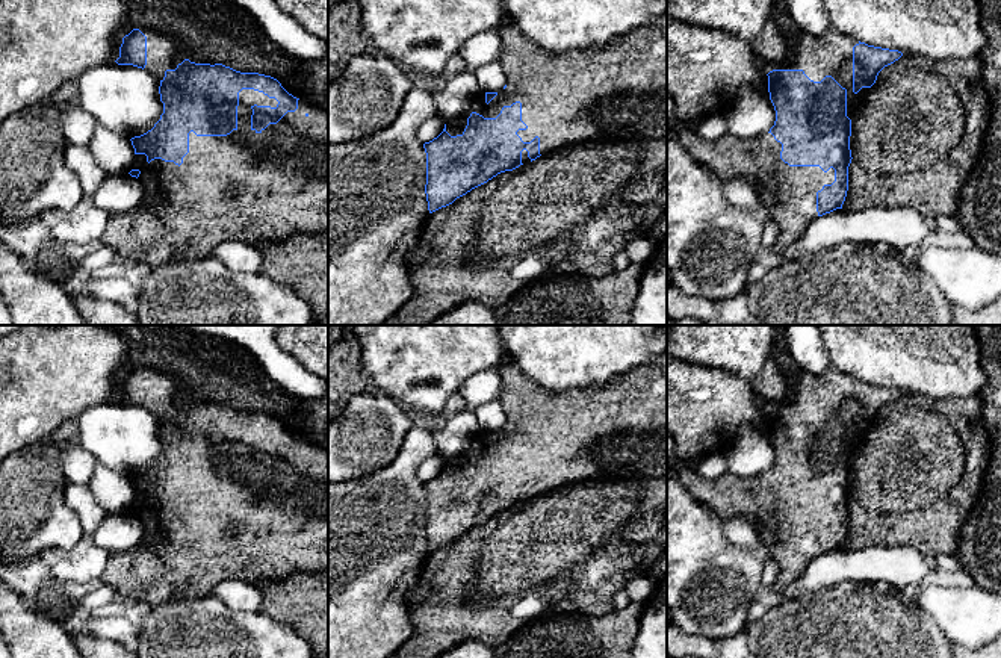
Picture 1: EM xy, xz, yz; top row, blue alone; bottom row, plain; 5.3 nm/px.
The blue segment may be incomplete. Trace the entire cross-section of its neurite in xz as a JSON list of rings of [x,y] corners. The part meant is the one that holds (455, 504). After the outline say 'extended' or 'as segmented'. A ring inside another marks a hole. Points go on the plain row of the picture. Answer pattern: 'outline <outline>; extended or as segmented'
outline [[[507,351],[494,369],[500,375],[497,401],[505,411],[504,428],[479,430],[464,455],[446,461],[437,476],[423,483],[429,552],[500,511],[575,483],[600,480],[643,484],[667,476],[667,354],[608,384],[564,392],[535,384]]]; extended

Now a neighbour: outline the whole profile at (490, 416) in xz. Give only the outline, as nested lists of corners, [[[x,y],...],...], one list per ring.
[[[497,399],[479,405],[475,413],[482,431],[499,431],[505,425],[505,411]]]

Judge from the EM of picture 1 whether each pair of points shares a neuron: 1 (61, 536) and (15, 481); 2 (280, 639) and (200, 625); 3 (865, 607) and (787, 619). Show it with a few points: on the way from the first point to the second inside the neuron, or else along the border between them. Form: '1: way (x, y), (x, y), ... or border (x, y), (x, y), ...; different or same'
1: way (50, 522), (27, 495); same
2: way (260, 639), (220, 639); same
3: way (846, 619), (806, 619); same

